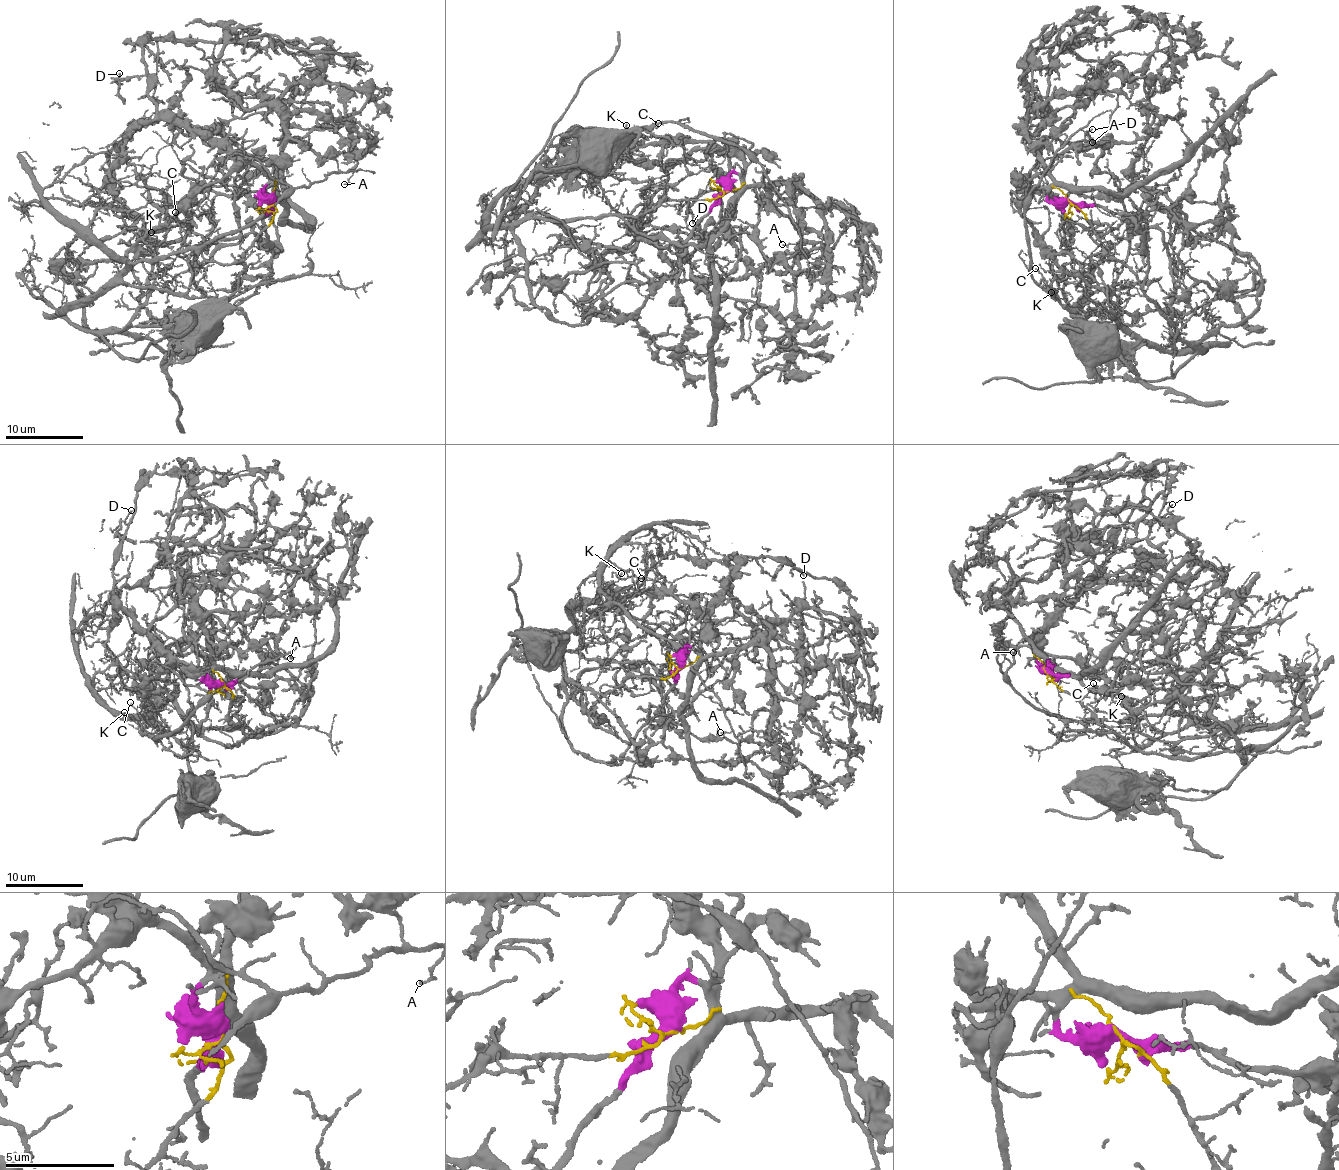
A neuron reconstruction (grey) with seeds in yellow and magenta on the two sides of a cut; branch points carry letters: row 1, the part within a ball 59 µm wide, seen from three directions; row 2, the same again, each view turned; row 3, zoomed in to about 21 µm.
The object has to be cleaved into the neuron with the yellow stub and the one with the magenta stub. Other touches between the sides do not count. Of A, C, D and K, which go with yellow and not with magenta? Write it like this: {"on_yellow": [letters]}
{"on_yellow": ["A", "C", "K"]}

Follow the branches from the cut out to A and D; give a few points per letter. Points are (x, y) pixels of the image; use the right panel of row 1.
A: (1068, 200), (1204, 352), (1164, 349), (1032, 280), (1032, 190), (1072, 135), (1092, 141)
D: (1068, 200), (1054, 203), (1044, 189), (1022, 182), (1028, 184), (1037, 145), (1052, 136), (1070, 146), (1092, 129)

